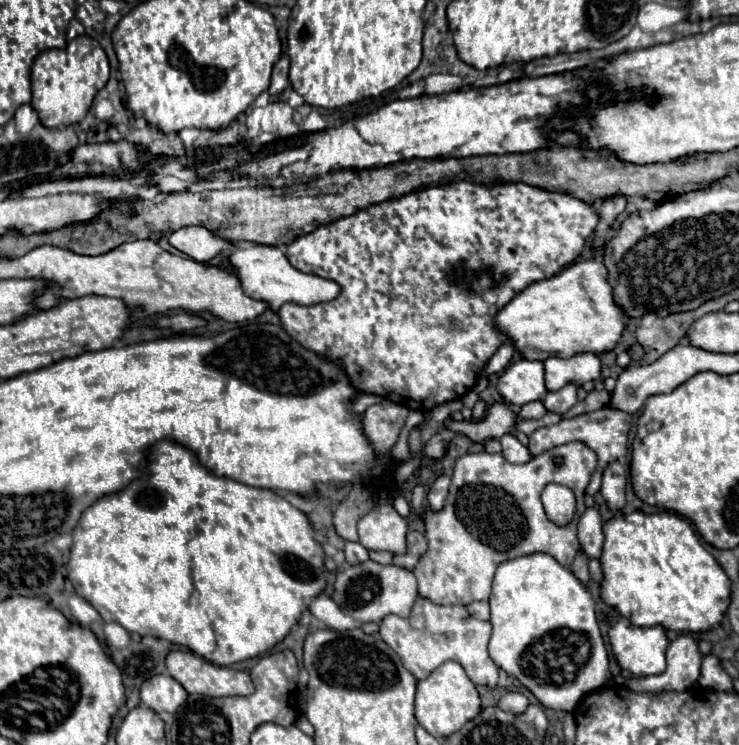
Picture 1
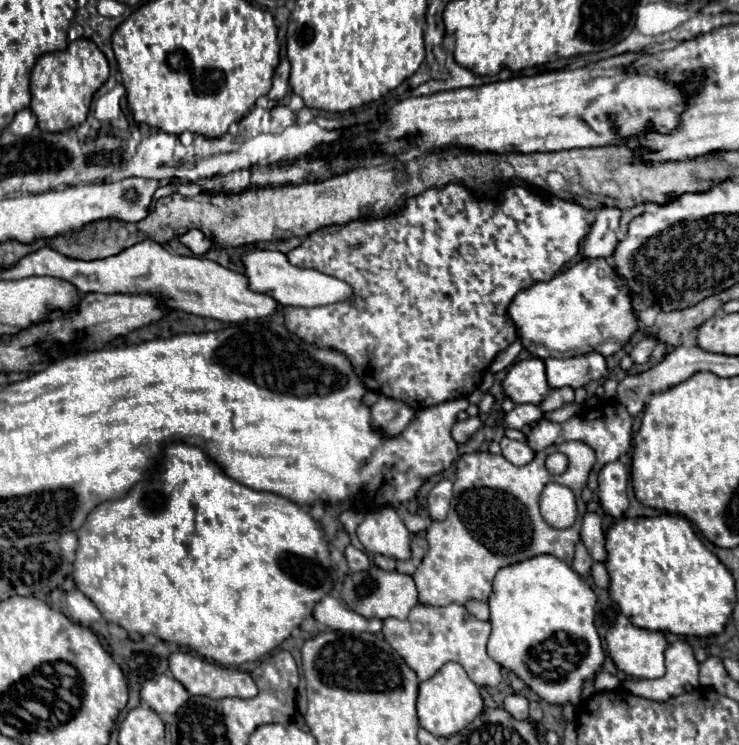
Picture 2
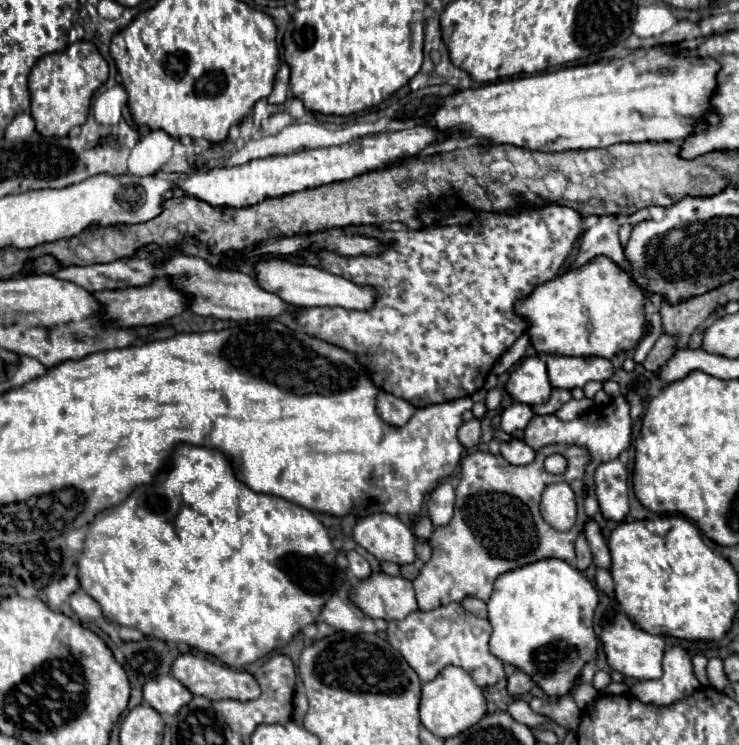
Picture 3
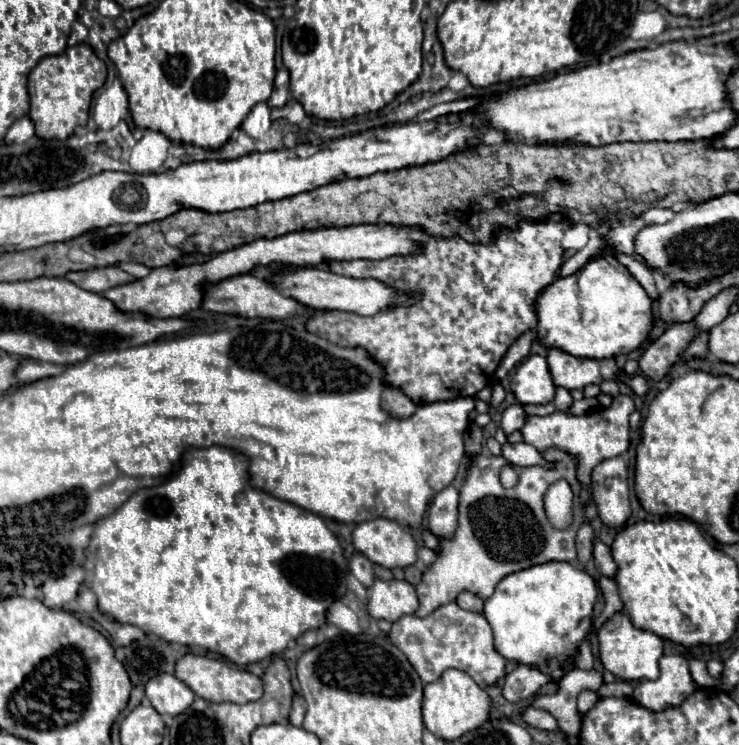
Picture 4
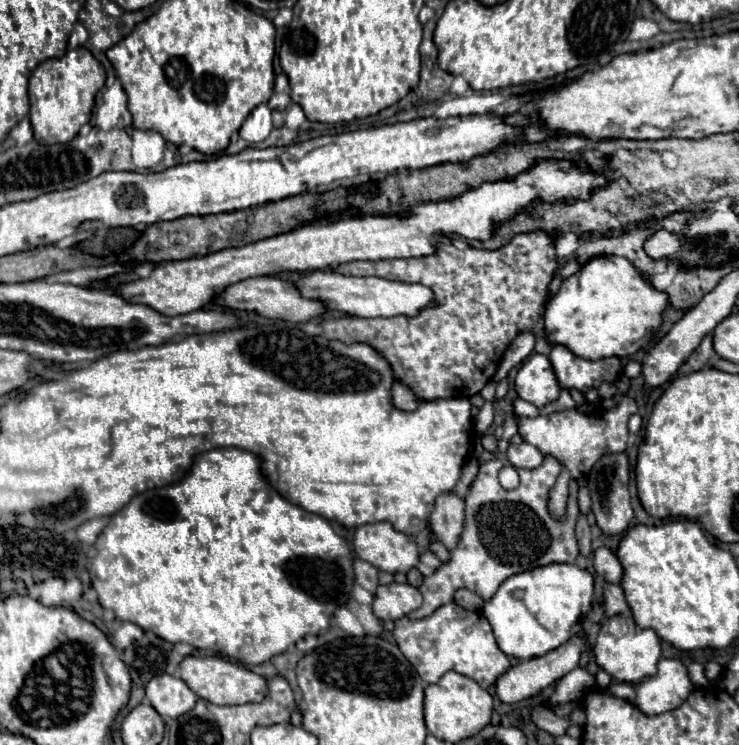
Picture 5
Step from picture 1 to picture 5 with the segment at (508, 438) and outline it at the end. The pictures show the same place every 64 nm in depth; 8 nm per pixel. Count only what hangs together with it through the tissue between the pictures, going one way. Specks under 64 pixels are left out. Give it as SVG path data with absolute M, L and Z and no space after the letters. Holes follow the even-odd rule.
M522 442L520 446L510 444L506 458L516 468L538 468L544 460L544 454L536 446L532 446L528 442Z

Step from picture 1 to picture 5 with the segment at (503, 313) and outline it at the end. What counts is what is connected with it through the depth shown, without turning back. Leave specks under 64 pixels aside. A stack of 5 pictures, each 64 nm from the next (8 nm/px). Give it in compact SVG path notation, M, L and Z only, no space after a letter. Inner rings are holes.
M598 256L564 280L558 294L546 304L548 342L562 344L588 360L632 356L652 342L666 306L668 294L652 286L650 274L640 272L628 258Z

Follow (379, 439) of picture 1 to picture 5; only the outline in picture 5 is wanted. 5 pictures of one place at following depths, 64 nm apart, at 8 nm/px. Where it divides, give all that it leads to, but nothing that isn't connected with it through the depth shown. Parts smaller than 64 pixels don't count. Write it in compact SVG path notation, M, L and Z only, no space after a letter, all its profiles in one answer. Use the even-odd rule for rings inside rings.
M400 382L394 384L394 388L392 388L392 398L394 398L394 404L396 404L400 410L416 410L418 404L420 404L420 398L418 398L406 384L400 384Z

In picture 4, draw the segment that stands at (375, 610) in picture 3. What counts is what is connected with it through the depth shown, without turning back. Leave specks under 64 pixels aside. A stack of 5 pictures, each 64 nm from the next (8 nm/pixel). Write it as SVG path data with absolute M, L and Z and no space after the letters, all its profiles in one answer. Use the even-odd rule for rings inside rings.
M376 580L372 588L368 588L368 612L372 618L396 622L406 614L414 614L418 608L418 596L412 584L406 580L382 582Z

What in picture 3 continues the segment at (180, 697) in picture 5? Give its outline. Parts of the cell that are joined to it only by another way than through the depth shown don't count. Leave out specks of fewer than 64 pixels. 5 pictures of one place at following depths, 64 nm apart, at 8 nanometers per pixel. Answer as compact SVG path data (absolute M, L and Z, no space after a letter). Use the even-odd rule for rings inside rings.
M162 674L144 684L144 700L160 714L176 714L192 700L192 692L172 674Z

